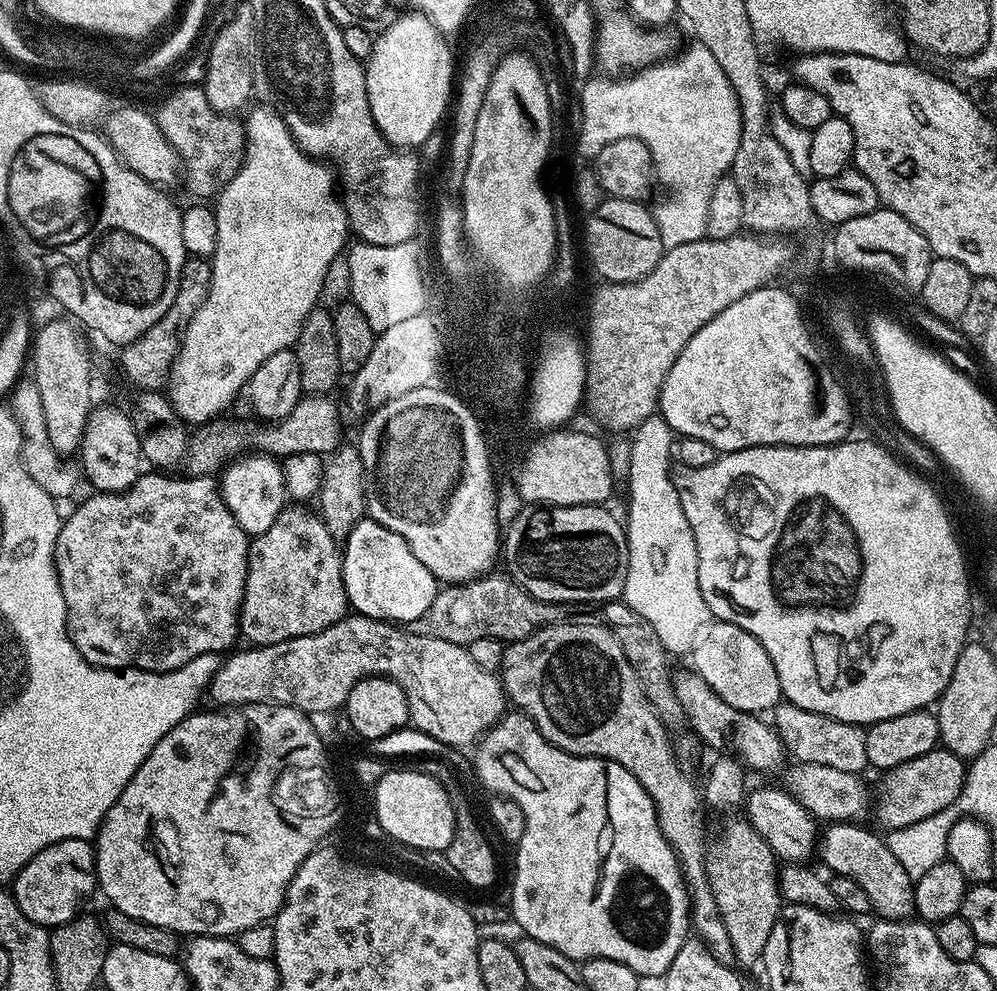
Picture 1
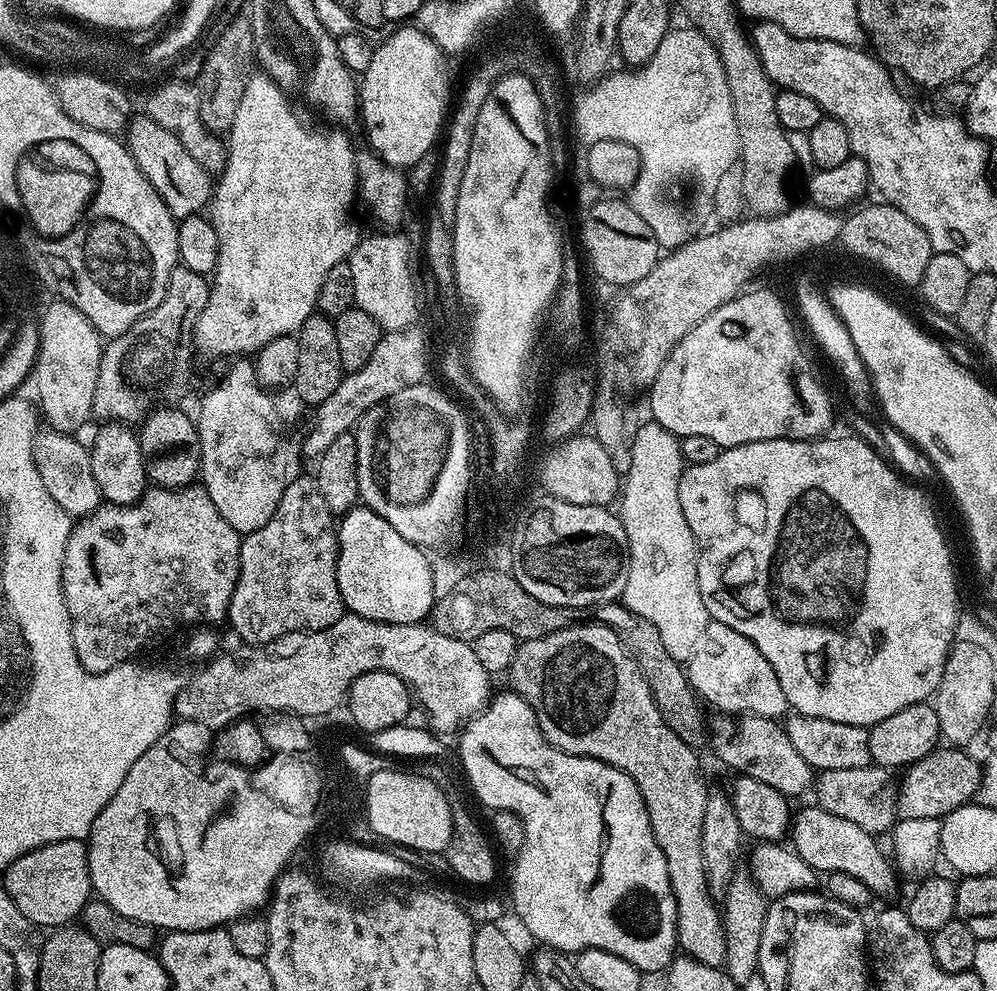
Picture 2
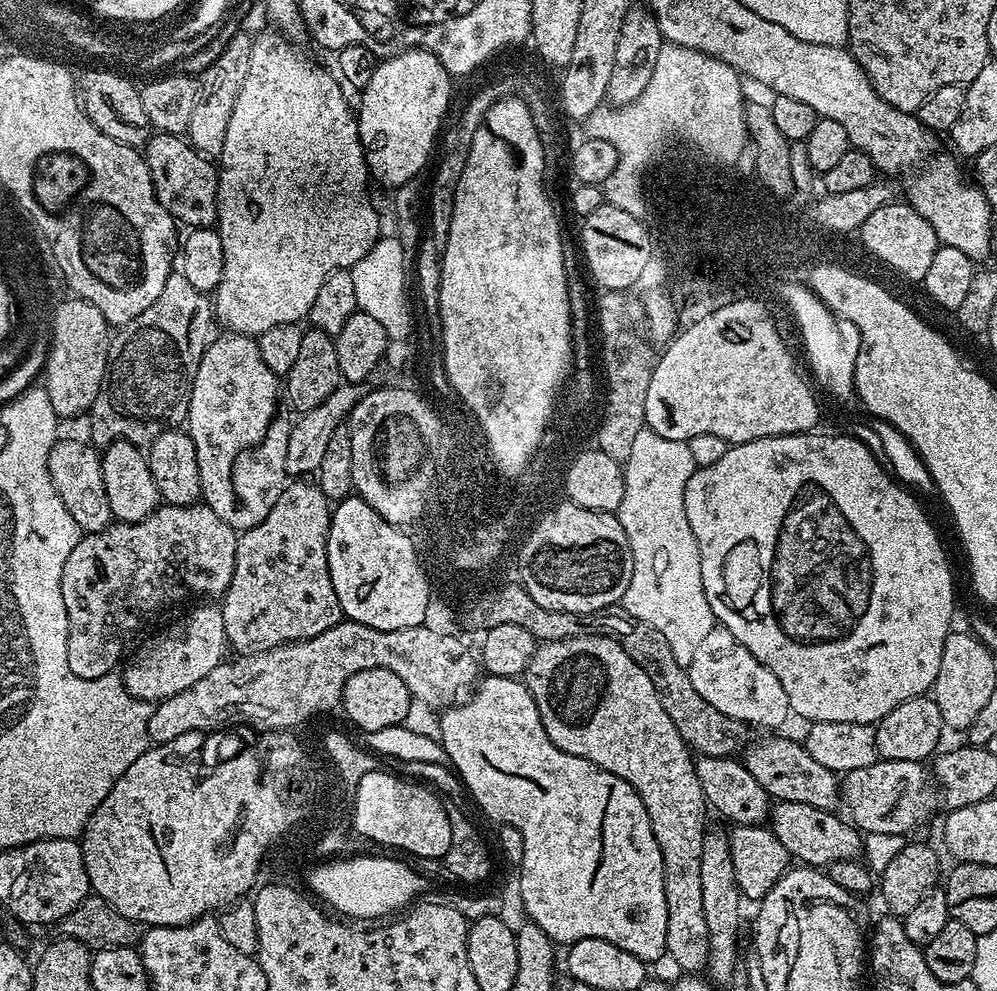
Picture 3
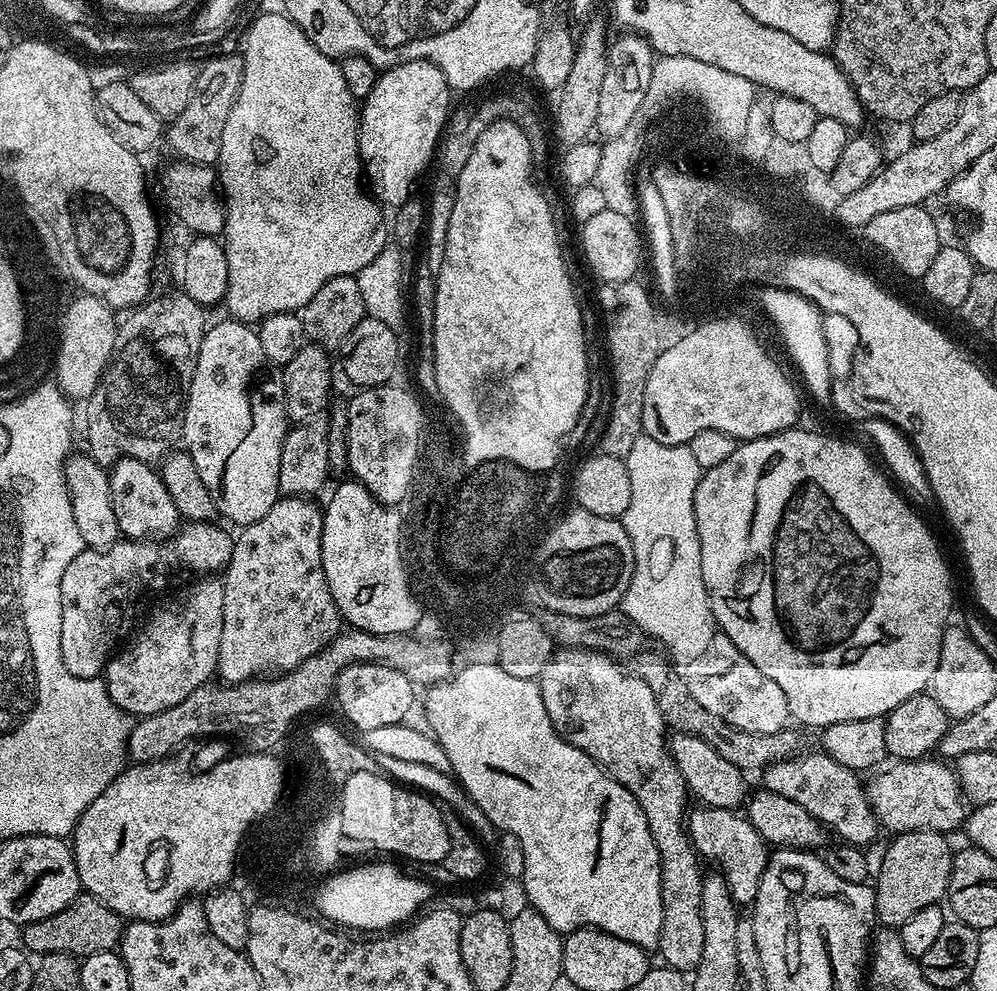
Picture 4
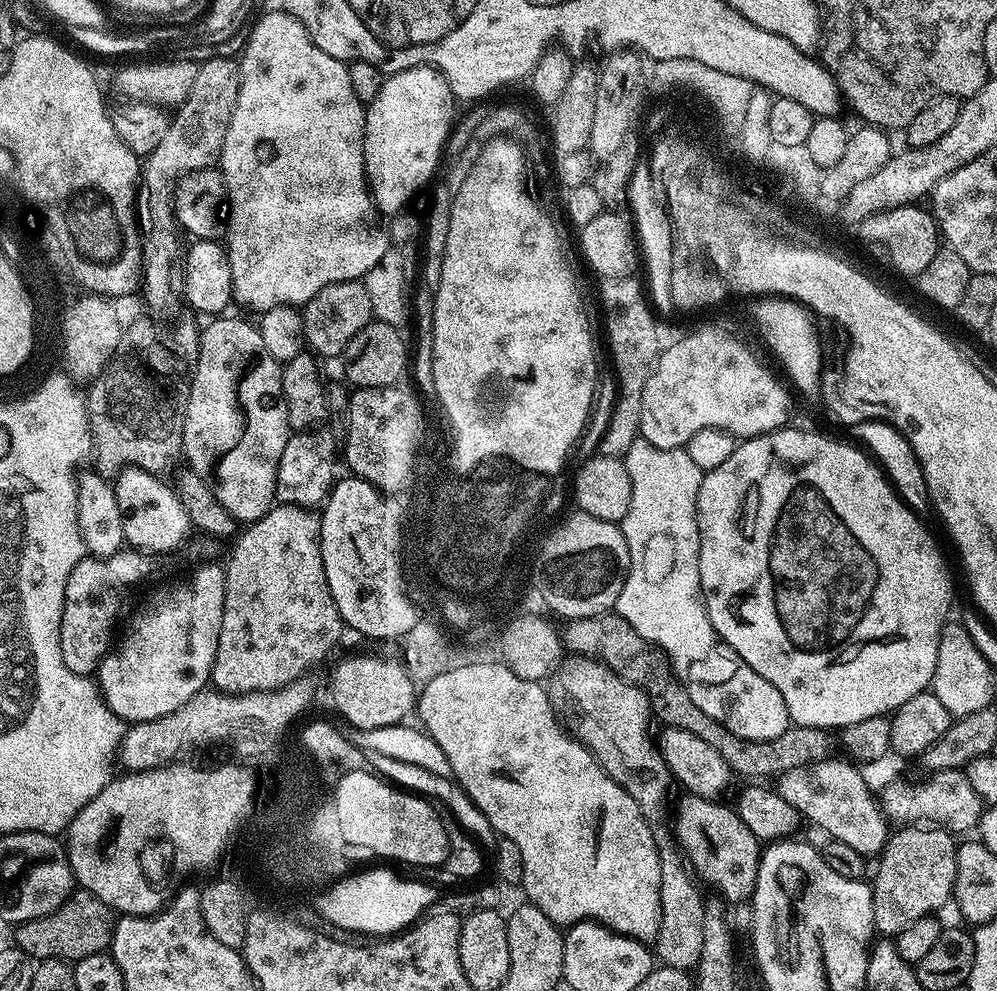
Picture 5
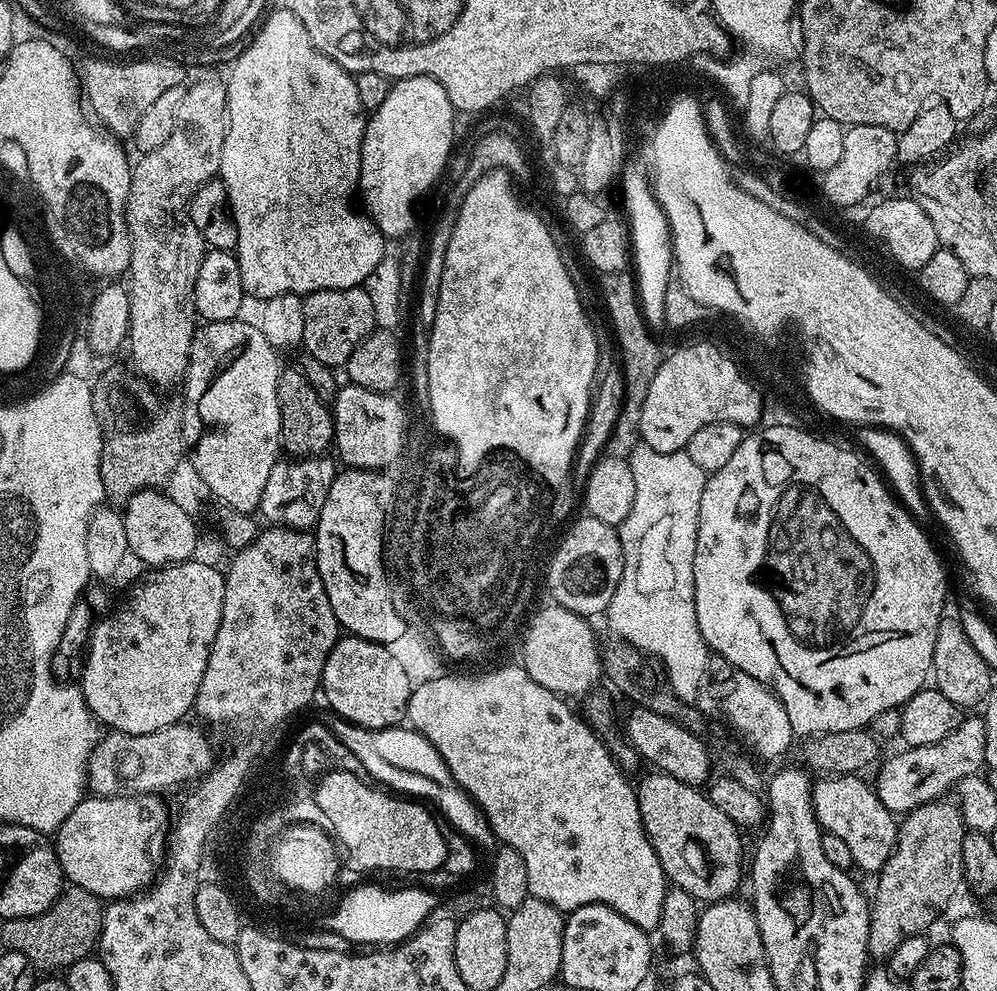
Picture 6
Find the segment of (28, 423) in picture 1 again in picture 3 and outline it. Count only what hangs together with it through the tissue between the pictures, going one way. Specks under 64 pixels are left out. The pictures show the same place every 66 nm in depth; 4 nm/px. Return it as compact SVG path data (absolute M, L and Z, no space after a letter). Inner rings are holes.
M60 438L53 444L48 459L54 490L58 490L58 498L62 498L62 506L70 510L74 522L78 522L81 533L84 534L100 532L114 520L110 510L110 498L106 498L106 482L102 482L100 458L101 453L91 443L83 444L80 440Z

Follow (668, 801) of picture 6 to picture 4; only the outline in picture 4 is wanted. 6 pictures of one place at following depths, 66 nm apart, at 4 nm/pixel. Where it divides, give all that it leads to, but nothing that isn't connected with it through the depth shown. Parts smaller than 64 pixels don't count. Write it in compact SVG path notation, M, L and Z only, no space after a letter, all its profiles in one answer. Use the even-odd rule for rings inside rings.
M696 806L687 813L686 827L688 837L696 852L704 860L705 858L713 860L717 864L715 867L720 875L724 876L730 894L737 905L751 905L758 894L762 874L768 865L770 848L764 843L758 830L754 830L754 826L748 821L747 815L731 808Z

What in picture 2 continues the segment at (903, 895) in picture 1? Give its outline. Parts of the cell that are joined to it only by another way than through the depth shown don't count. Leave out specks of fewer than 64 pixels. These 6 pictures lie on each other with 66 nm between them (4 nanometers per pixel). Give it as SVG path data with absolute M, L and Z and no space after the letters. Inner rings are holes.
M811 806L793 815L790 820L790 844L796 852L818 874L829 872L845 872L854 878L862 878L866 886L870 886L873 897L888 896L896 888L897 869L893 861L880 849L880 844L873 833L862 830L854 822L846 822L846 818L838 818L838 814L830 814L825 808Z

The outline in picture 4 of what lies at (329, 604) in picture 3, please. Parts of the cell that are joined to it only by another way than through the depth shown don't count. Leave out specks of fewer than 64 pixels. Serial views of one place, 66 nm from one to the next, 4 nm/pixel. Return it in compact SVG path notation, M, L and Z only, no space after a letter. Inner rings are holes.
M284 496L283 498L276 501L274 506L270 506L269 512L266 513L266 518L258 518L258 522L253 524L245 524L239 529L240 537L237 535L232 541L232 553L230 554L230 562L227 568L222 573L222 579L224 582L224 597L222 598L222 642L218 646L218 662L216 663L216 671L221 681L227 682L229 685L239 684L245 680L253 678L263 677L265 674L283 674L291 672L292 669L298 667L306 658L310 658L314 654L318 654L324 647L332 641L335 636L340 635L342 631L342 617L338 606L334 602L334 598L330 594L330 586L326 582L326 574L324 573L324 567L322 566L322 526L324 525L324 513L321 505L315 504L315 499L305 498L303 496Z

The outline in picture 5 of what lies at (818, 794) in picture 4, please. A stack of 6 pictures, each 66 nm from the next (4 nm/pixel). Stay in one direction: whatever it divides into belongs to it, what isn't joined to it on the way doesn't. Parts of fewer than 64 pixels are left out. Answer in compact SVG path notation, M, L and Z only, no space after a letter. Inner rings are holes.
M830 758L784 773L778 780L779 794L796 808L803 819L805 816L810 823L817 824L825 832L825 837L845 842L846 846L853 847L866 858L875 857L888 841L890 821L884 815L881 801L872 797L863 774L855 768L857 765L836 759Z

